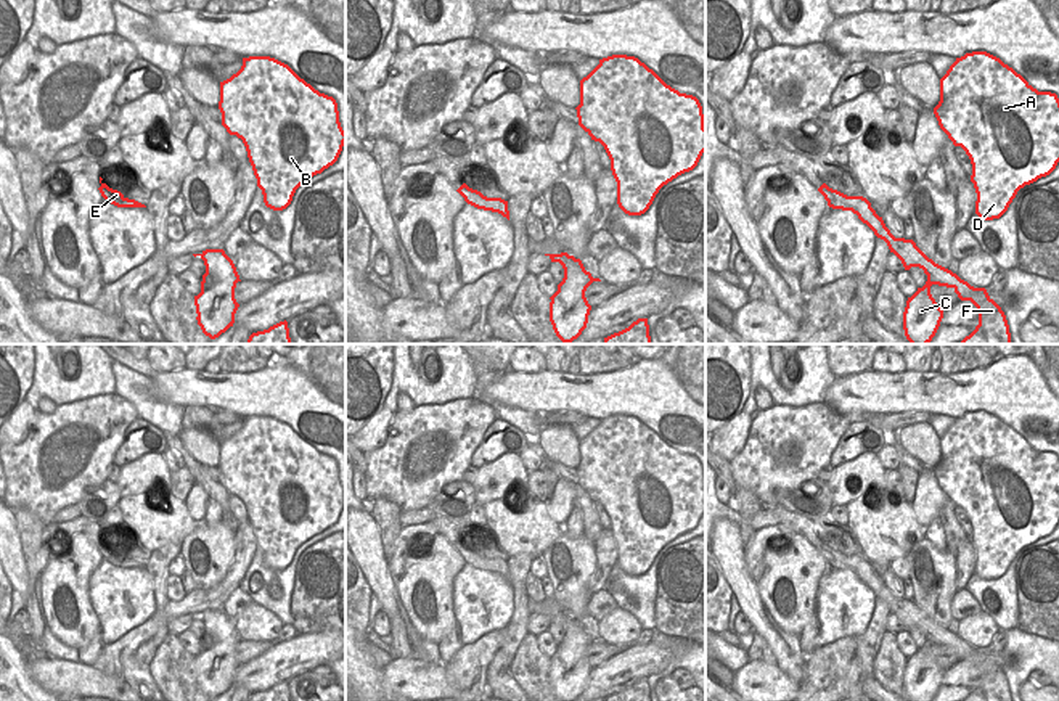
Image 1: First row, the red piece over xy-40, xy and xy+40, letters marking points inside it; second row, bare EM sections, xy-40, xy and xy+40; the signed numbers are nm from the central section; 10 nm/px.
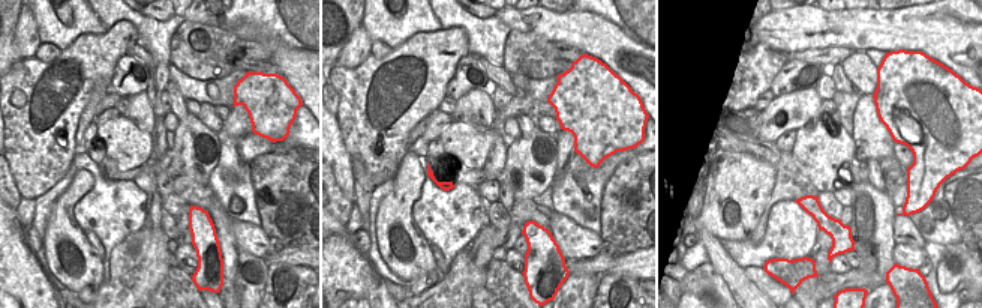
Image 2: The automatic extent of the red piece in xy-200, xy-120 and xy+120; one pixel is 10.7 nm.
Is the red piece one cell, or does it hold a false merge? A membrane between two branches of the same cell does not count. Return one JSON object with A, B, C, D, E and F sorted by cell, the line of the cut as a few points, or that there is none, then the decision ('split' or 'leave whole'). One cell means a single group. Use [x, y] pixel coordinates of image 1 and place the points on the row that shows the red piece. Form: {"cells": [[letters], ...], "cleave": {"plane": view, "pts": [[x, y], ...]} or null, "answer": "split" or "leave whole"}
{"cells": [["A", "B", "D", "E", "F"], ["C"]], "cleave": {"plane": "xy", "pts": [[574, 258], [564, 270]]}, "answer": "split"}

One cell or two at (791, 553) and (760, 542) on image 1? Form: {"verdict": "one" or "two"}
{"verdict": "two"}

